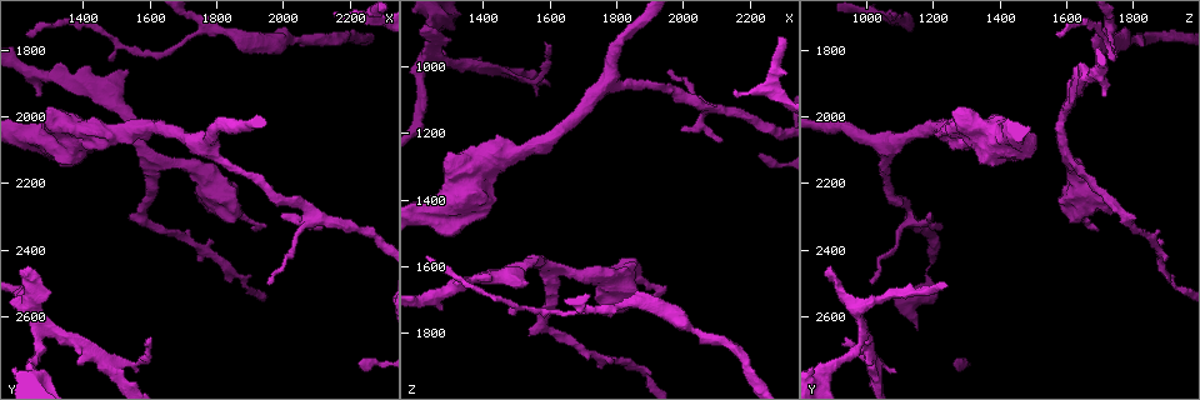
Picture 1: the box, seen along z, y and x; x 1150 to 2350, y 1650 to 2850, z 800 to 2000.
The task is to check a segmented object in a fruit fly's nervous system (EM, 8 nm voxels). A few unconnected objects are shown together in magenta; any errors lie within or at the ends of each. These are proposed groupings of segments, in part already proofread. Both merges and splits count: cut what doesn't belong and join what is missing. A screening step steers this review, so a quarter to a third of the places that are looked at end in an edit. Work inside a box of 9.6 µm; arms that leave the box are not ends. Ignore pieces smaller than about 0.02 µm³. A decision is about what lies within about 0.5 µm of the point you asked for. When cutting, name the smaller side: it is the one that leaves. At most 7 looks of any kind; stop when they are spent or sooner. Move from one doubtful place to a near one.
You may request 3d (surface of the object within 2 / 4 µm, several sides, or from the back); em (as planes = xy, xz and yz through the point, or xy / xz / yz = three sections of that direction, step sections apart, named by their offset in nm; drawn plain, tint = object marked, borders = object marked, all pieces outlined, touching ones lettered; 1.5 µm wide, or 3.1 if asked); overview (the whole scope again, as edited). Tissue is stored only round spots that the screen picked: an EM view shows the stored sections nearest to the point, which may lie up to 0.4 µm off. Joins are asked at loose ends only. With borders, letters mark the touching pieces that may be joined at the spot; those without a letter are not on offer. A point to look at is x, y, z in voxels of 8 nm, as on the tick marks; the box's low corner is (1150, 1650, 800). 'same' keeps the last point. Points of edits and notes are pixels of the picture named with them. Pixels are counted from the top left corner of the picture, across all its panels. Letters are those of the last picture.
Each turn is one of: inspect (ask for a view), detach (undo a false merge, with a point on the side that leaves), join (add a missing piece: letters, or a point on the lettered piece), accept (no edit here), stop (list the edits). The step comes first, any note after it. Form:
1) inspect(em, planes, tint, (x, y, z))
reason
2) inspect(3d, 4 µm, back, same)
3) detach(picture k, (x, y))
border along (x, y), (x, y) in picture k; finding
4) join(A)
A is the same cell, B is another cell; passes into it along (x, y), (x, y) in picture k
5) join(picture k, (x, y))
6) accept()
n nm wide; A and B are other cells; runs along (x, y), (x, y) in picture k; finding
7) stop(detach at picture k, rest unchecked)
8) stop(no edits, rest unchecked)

inspect(em, yz, step 8, borders, (2040, 1780, 1790))
thin neck

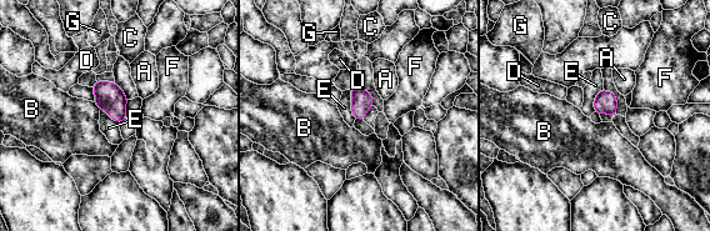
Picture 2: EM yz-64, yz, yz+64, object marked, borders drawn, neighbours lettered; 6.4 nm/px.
accept()
A, B, C, D, E, F and G are other cells; border along (349, 90), (351, 114), (355, 119) in picture 2; one cell here

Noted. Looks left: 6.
inspect(3d, 4 µm, (1230, 1740, 1570))
branch stops here

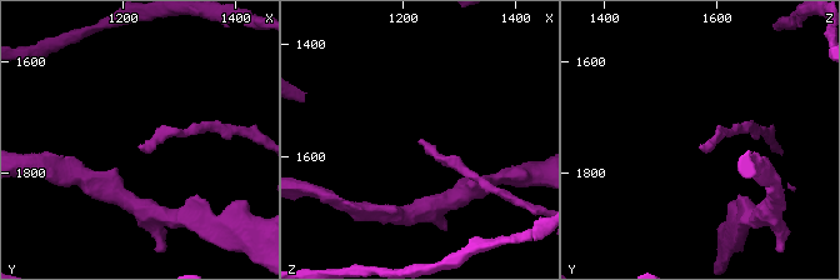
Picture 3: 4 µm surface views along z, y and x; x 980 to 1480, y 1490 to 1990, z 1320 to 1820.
inspect(em, planes, borders, (1230, 1750, 1575))
shape alone is not enough

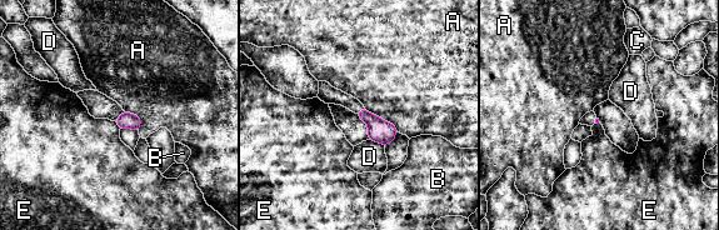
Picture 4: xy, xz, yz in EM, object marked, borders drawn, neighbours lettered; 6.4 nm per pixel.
accept()
A, B, C, D and E are other cells; border along (364, 109), (389, 121), (398, 131) in picture 4; no lettered piece goes on from it

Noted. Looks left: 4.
inspect(em, planes, borders, (1300, 2050, 1510))
free end

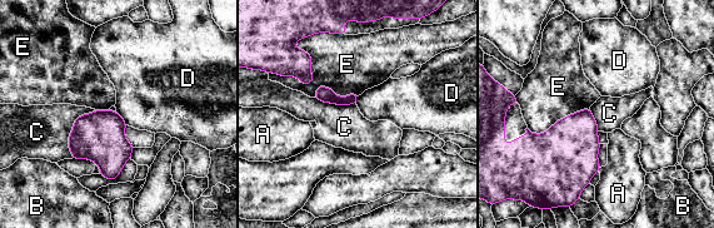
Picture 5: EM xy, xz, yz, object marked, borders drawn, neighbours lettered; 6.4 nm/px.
accept()
A, B, C, D and E are other cells; border along (95, 110), (74, 122), (71, 157) in picture 5; none of them fits

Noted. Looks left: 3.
stop(no edits, rest unchecked)

